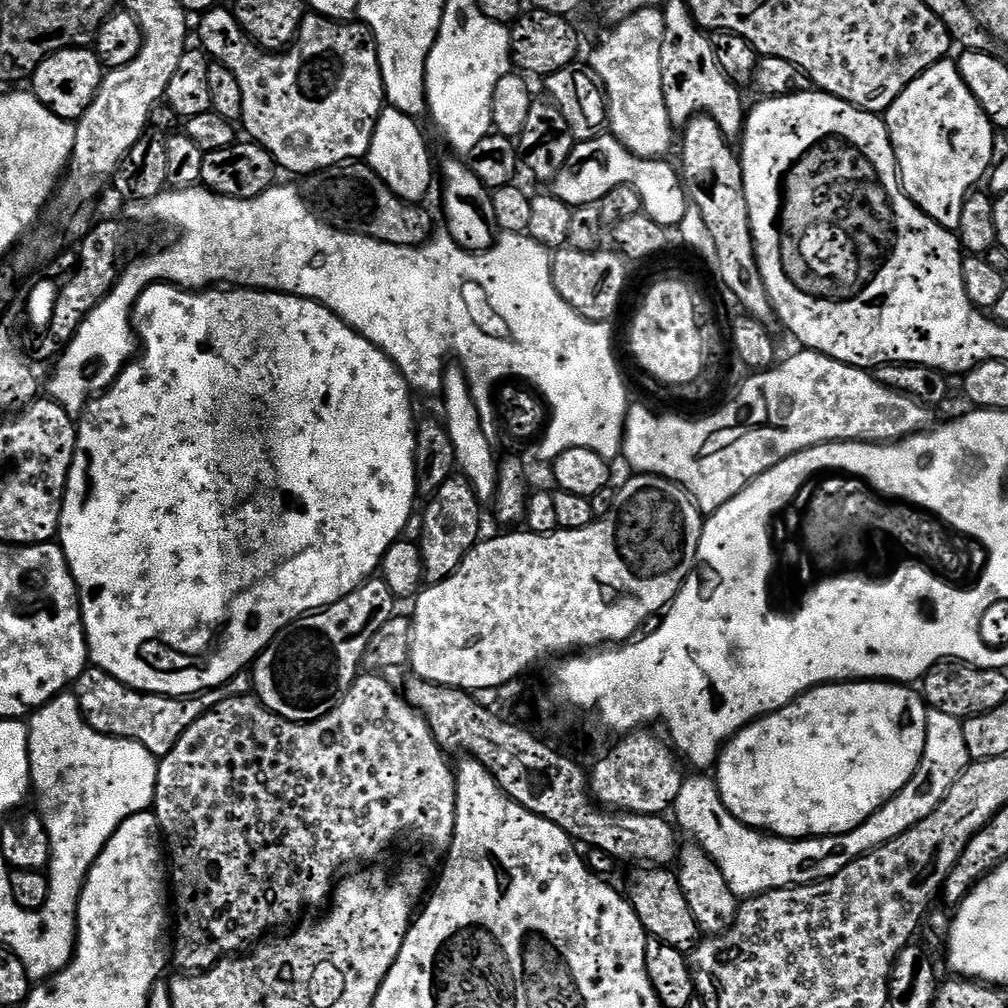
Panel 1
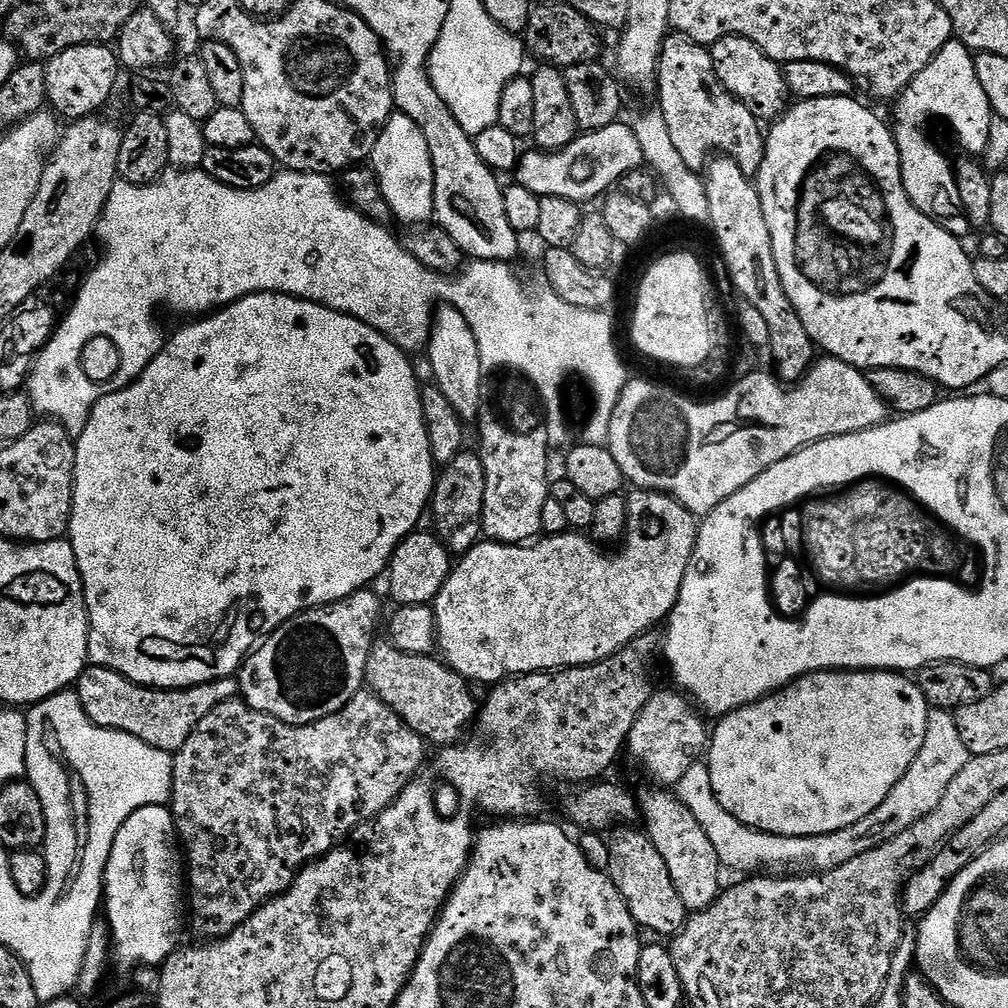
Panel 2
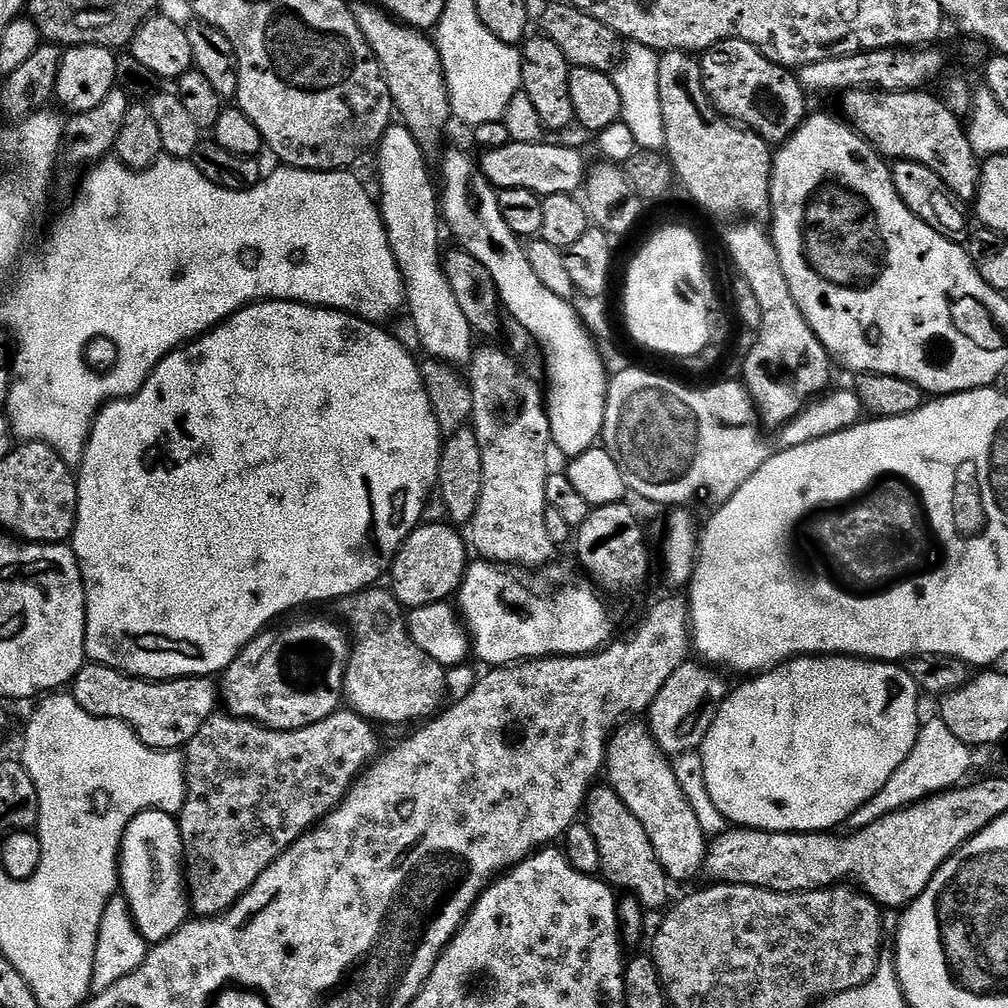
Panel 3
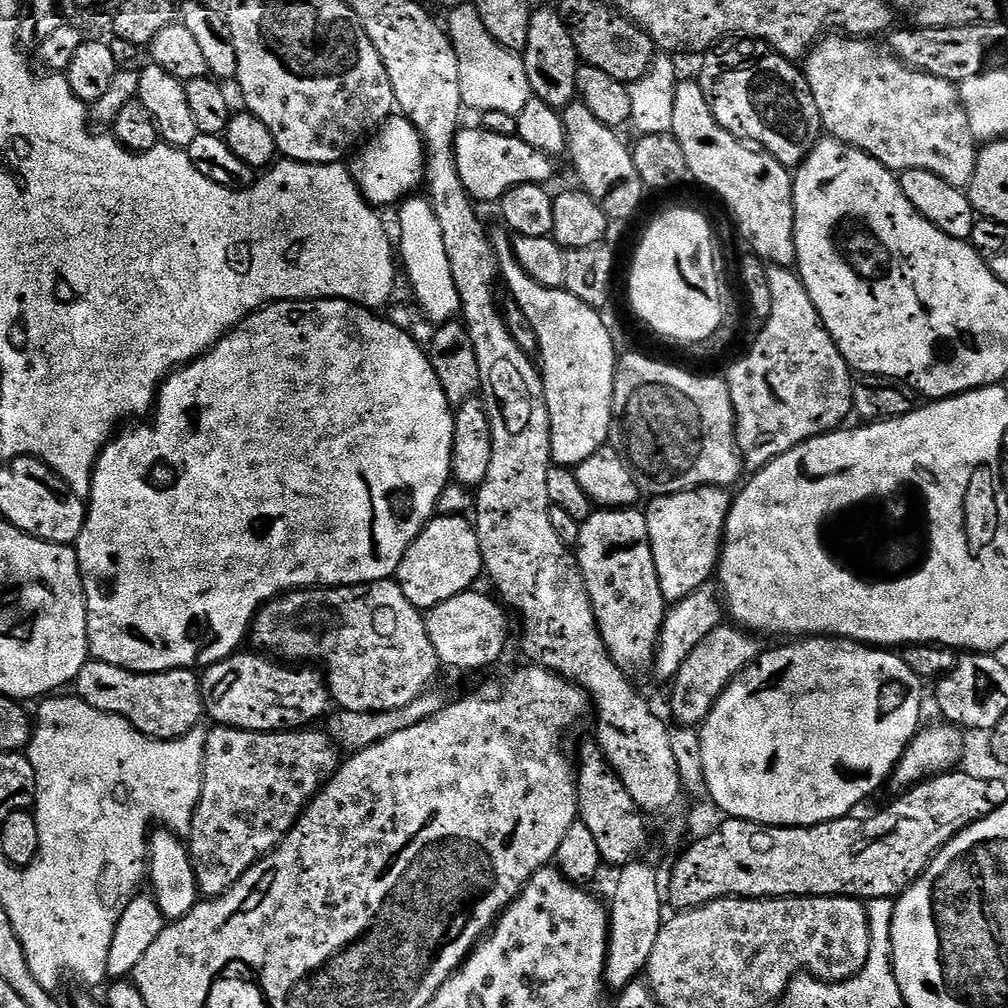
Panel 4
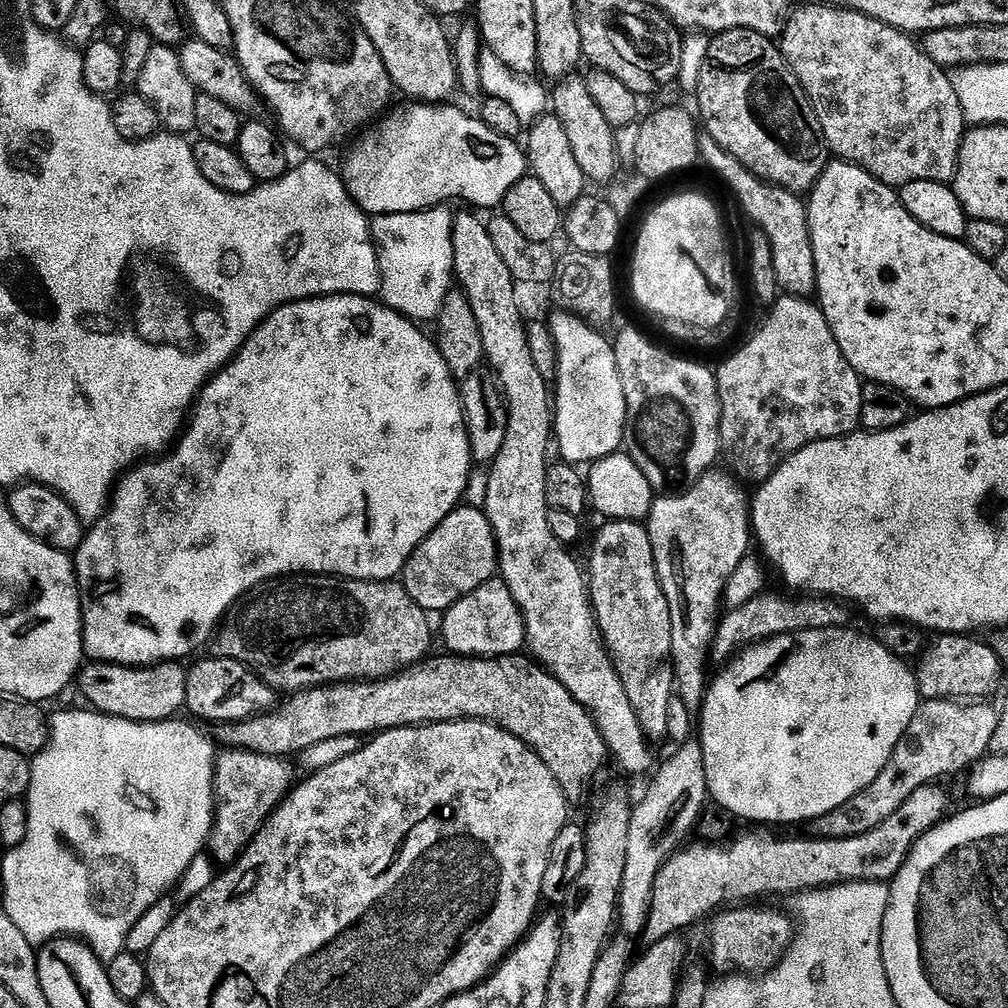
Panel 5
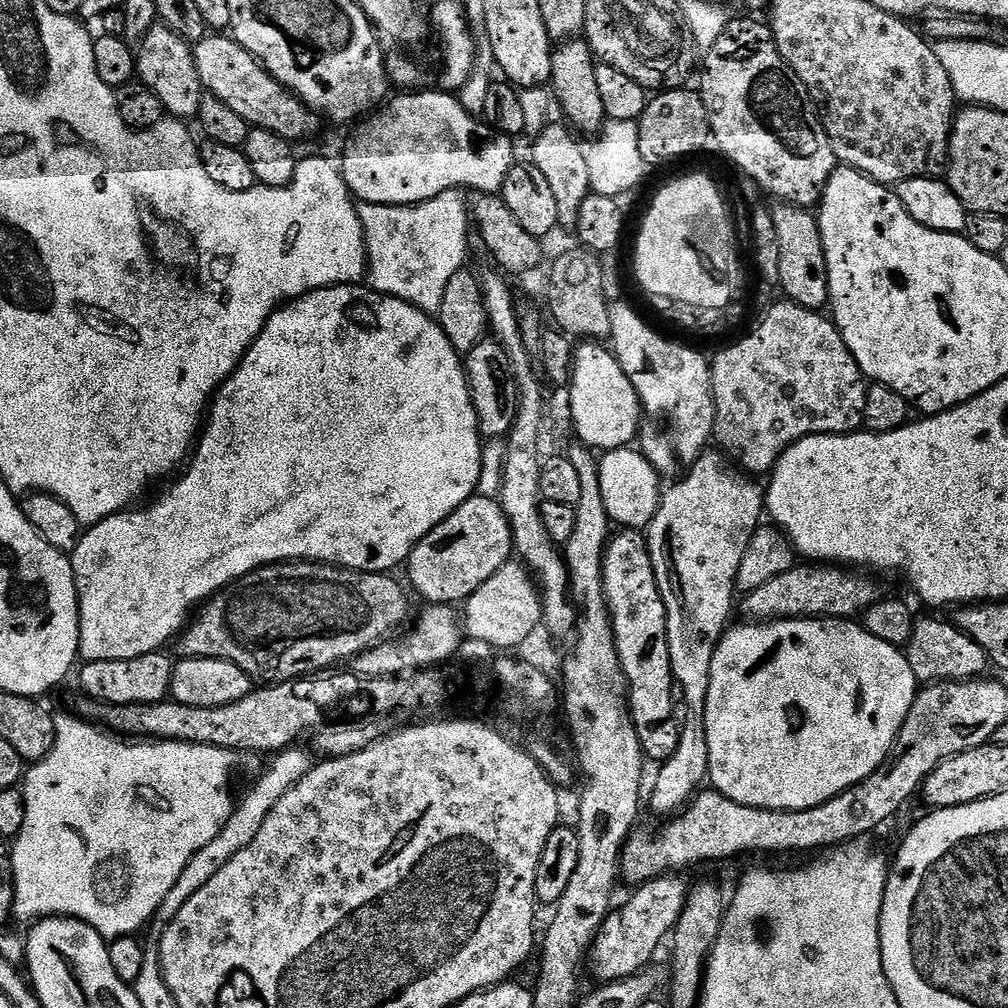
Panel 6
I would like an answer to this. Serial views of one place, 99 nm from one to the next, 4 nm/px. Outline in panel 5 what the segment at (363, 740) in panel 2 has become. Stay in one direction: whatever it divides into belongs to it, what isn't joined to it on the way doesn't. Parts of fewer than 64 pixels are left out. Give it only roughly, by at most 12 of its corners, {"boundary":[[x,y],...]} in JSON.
{"boundary":[[283,756],[214,760],[206,852],[231,866],[292,791]]}

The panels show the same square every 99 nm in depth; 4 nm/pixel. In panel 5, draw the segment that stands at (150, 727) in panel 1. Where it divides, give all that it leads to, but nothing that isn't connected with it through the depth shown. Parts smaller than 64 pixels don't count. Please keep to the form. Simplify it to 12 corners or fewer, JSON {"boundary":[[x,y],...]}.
{"boundary":[[88,662],[81,694],[95,711],[135,724],[179,717],[180,662]]}

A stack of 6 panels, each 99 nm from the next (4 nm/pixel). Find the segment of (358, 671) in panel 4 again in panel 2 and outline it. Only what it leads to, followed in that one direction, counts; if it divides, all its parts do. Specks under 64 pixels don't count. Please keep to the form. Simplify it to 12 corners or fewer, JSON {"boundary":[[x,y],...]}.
{"boundary":[[391,642],[364,679],[429,745],[465,739],[478,715],[469,681]]}

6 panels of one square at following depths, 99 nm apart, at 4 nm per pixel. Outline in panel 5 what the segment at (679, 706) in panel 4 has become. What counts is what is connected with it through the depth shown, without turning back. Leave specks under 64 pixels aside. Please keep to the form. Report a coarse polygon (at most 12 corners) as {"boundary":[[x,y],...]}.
{"boundary":[[761,594],[725,611],[711,659],[787,632],[849,623],[828,598]]}

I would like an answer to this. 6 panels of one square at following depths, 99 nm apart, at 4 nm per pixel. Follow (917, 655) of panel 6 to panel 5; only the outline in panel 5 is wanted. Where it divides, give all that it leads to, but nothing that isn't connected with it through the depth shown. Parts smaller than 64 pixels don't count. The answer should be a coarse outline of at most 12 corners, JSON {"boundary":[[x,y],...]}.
{"boundary":[[944,634],[915,669],[924,700],[984,702],[1000,688],[995,647]]}

